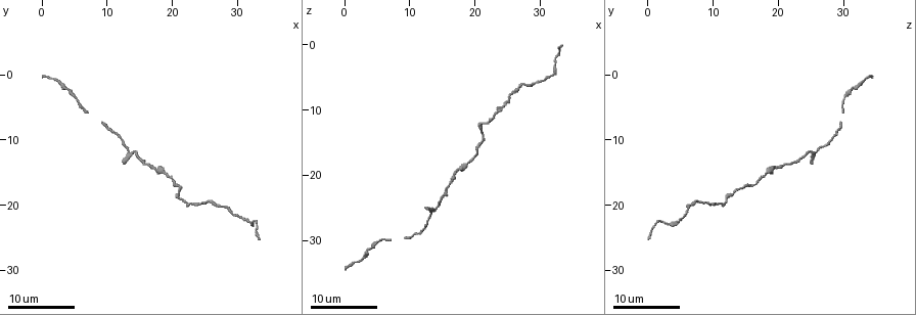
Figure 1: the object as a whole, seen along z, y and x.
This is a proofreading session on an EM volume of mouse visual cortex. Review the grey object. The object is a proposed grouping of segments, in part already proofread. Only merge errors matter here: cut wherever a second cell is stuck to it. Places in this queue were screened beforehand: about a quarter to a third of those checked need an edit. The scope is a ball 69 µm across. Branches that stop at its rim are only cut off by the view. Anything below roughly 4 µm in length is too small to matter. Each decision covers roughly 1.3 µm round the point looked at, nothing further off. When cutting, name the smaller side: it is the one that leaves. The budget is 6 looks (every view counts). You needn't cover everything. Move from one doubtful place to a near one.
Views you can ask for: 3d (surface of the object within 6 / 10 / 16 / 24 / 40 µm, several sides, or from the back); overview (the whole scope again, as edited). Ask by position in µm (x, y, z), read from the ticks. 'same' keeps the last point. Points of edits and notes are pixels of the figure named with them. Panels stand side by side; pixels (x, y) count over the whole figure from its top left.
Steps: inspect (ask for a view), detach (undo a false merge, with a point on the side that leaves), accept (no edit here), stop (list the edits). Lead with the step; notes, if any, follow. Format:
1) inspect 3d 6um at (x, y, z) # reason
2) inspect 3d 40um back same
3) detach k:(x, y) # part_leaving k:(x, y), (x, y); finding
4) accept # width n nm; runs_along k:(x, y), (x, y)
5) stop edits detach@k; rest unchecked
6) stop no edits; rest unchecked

inspect 3d 16um at (18.5, 14.5, 18.5) # three-way junction

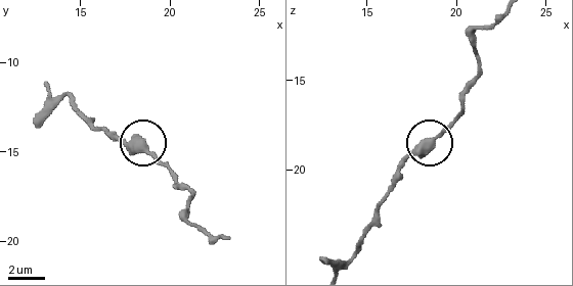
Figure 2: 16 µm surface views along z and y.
inspect 3d 6um at (18.1, 14.8, 18.6)

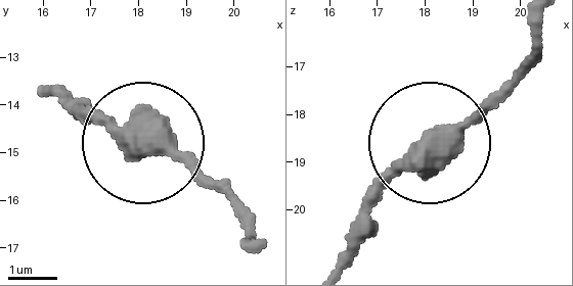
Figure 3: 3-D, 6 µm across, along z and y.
accept # width 450 nm; one cell here

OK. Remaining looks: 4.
inspect 3d 24um at (4.5, 2.0, 31.0) # narrows sharply

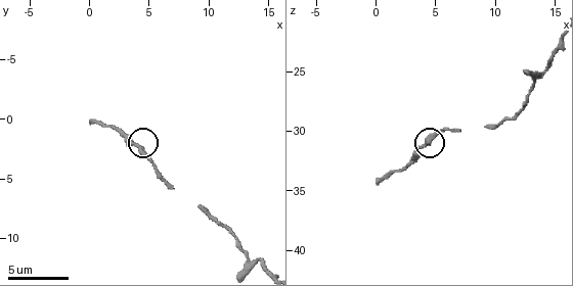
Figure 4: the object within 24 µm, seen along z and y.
inspect 3d 6um at (4.2, 2.6, 31.0)

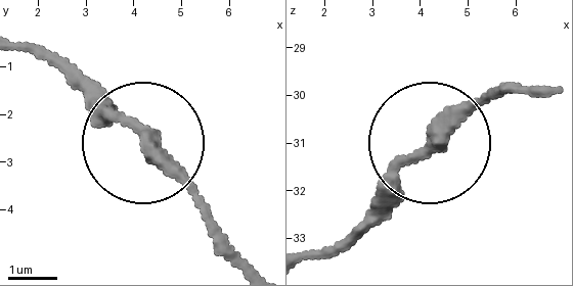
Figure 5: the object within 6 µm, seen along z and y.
detach 5:(92, 101) # part_leaving 5:(128, 123), (21, 49); a second cell is stuck on

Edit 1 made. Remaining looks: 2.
inspect 3d 10um at (13.4, 11.6, 25.8) # calibre changes

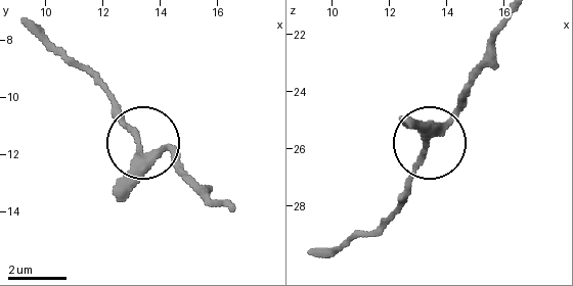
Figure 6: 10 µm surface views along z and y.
inspect 3d 6um at (13.3, 11.6, 25.9)

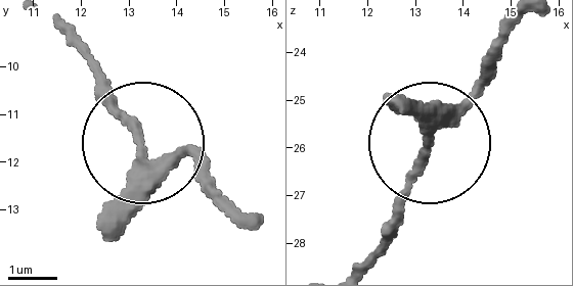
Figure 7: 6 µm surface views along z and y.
accept # width 240 nm; runs_along 7:(522, 18), (428, 140), (395, 226), (366, 258); one cell here

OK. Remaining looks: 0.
stop edits detach@5; rest unchecked

